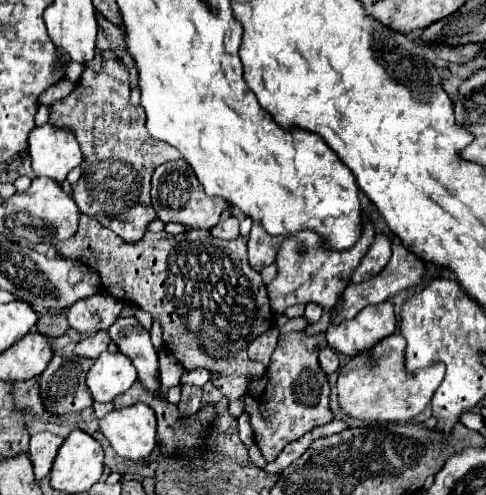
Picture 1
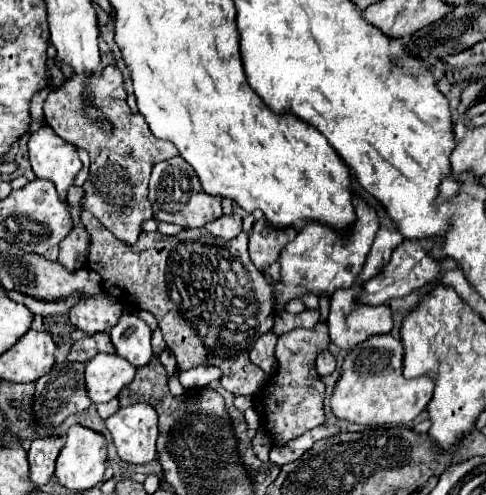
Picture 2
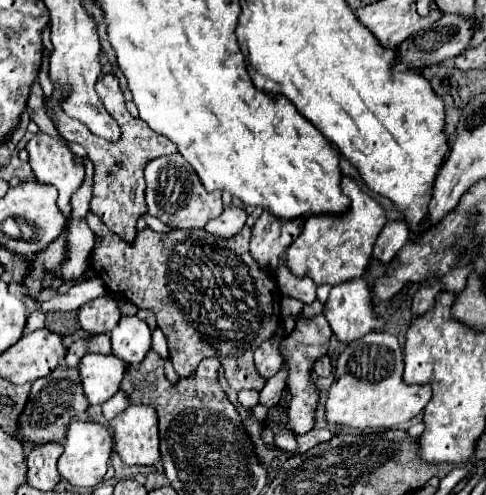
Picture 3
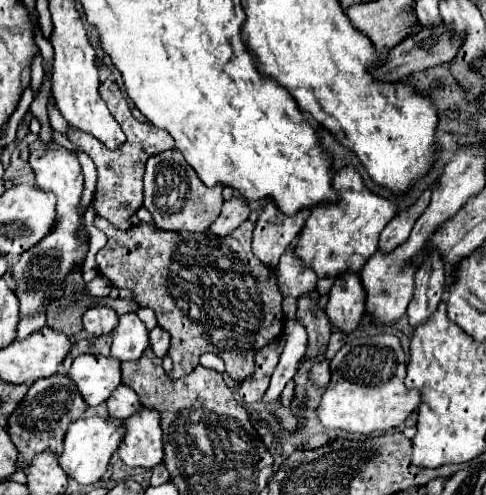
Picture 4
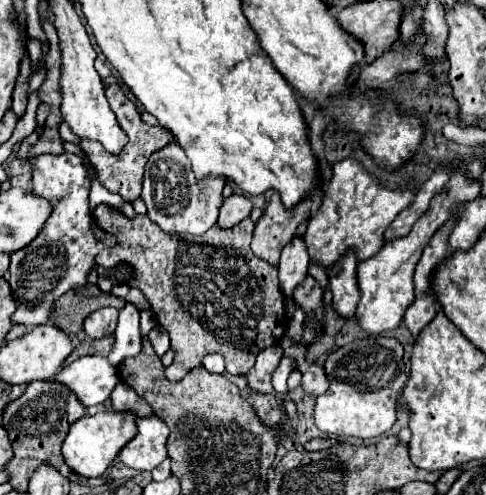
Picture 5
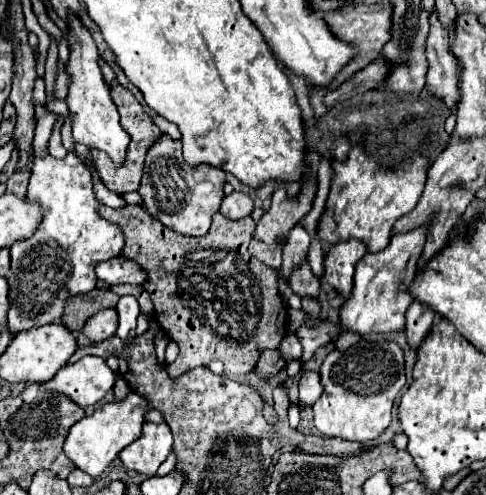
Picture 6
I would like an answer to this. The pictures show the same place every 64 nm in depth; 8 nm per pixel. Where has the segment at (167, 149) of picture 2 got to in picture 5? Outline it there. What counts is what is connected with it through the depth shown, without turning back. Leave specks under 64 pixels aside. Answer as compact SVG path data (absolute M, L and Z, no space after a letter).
M118 84L106 86L104 92L106 92L106 98L108 98L108 102L110 102L112 112L116 114L116 118L118 118L118 122L120 122L120 128L128 134L130 140L128 140L128 144L120 150L120 154L116 154L116 156L112 156L110 152L106 152L102 144L94 144L92 140L80 140L78 144L80 144L80 148L84 150L84 154L88 156L90 164L94 166L100 184L102 184L106 190L110 190L110 192L114 192L114 194L120 194L122 200L126 200L126 202L132 204L136 198L140 198L140 192L142 192L142 174L144 174L144 166L146 166L148 156L150 156L152 152L156 152L156 150L172 144L174 138L172 138L172 134L170 134L168 130L164 130L162 126L148 126L148 124L144 124L144 122L140 120L140 112L138 112L136 106L124 96L124 92L122 92L122 88L120 88Z

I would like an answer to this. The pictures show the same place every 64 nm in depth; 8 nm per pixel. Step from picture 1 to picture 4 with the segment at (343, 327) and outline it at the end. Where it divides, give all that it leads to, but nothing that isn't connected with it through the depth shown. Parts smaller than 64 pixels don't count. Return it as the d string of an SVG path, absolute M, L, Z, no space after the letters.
M348 272L334 280L324 312L330 324L344 334L352 334L360 328L364 316L364 286L356 274Z

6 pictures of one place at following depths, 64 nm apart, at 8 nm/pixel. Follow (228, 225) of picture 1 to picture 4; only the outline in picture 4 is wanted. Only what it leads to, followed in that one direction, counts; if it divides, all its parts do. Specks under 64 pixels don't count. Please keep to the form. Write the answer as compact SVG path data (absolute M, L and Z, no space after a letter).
M232 198L232 200L224 202L222 212L220 212L218 220L212 222L210 232L214 236L228 236L228 232L234 232L242 222L246 222L248 214L250 214L248 204L240 198Z

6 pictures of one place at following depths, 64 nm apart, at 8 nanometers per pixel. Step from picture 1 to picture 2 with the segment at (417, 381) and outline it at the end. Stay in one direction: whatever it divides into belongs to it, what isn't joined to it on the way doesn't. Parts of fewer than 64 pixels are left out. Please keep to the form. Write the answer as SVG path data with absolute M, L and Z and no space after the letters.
M390 334L372 336L348 352L332 394L334 416L362 426L398 426L412 422L428 406L434 380L430 376L406 380L402 376L402 352L402 342Z

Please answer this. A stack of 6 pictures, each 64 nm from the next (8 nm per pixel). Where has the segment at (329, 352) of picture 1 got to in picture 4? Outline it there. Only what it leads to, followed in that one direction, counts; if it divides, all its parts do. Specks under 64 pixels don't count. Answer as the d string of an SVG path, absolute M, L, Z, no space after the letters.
M324 358L316 362L310 370L310 380L318 386L328 386L330 384L330 362Z

